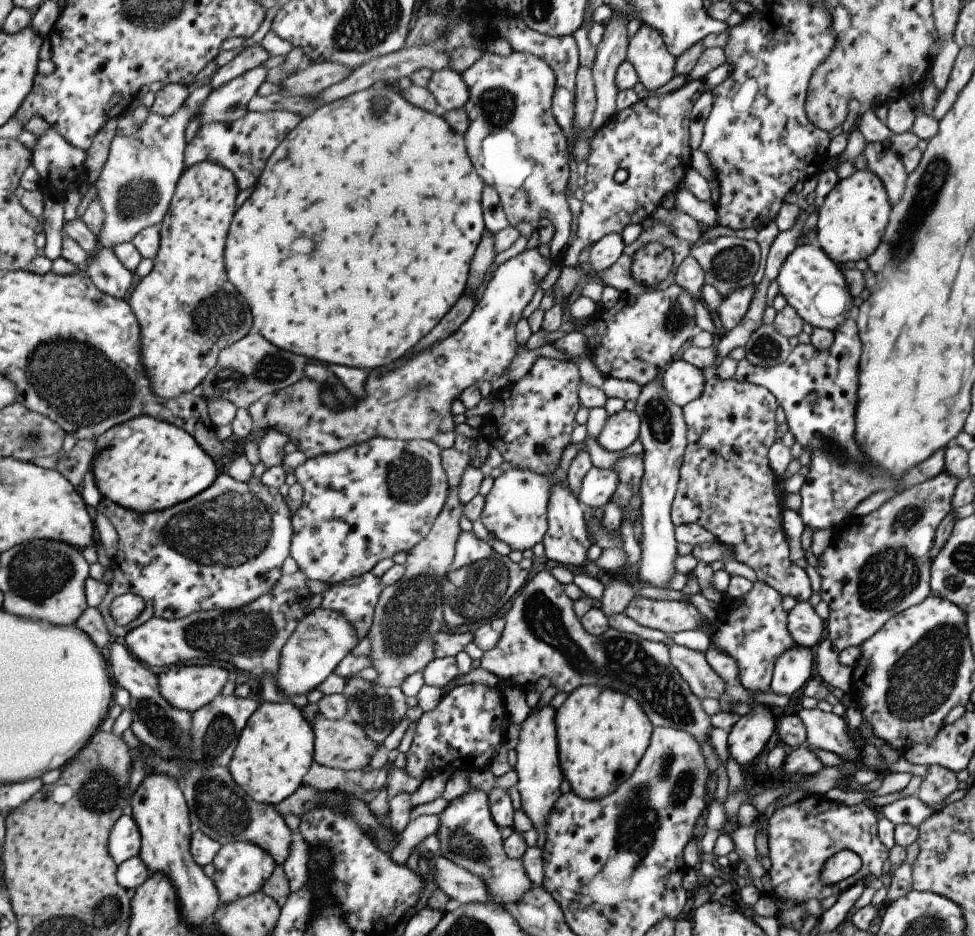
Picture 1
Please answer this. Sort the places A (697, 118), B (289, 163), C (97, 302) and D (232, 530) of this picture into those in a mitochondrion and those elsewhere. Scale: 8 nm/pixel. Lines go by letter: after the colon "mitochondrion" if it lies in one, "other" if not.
A: other
B: other
C: mitochondrion
D: mitochondrion

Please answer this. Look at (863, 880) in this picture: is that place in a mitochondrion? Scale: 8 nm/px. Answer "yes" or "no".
no

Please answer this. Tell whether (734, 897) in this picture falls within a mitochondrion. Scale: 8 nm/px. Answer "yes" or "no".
no

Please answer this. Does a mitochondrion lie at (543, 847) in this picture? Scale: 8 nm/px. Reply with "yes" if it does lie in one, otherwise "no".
no

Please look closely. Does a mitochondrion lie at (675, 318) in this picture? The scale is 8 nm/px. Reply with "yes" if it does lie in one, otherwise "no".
yes

